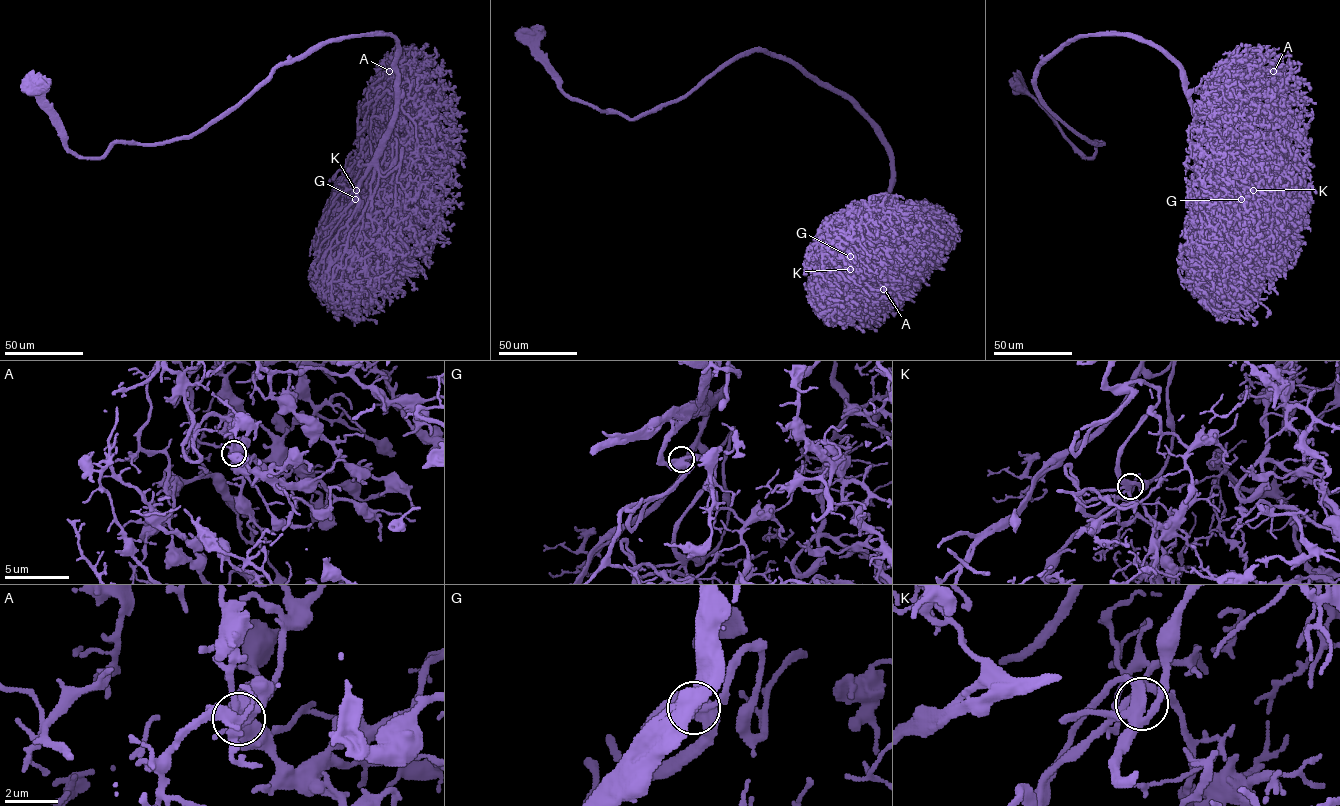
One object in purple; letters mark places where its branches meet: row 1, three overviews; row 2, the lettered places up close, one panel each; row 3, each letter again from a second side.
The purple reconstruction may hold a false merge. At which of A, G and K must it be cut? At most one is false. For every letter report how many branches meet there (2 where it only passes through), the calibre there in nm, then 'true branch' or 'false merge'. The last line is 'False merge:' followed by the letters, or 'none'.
A: 5 branches meet; 480 nm thick; true branch
G: 3 branches meet; 500 nm thick; true branch
K: 5 branches meet; 360 nm thick; true branch
False merge: none

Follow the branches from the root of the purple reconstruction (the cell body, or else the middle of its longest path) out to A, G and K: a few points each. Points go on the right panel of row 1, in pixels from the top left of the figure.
A: (1018, 86), (1091, 158), (1103, 143), (1035, 85), (1067, 41), (1151, 41), (1187, 95), (1246, 99), (1273, 71)
G: (1018, 86), (1091, 158), (1103, 143), (1044, 104), (1036, 71), (1074, 38), (1151, 41), (1241, 199)
K: (1018, 86), (1091, 158), (1103, 143), (1044, 104), (1036, 71), (1074, 38), (1151, 41), (1253, 191)

